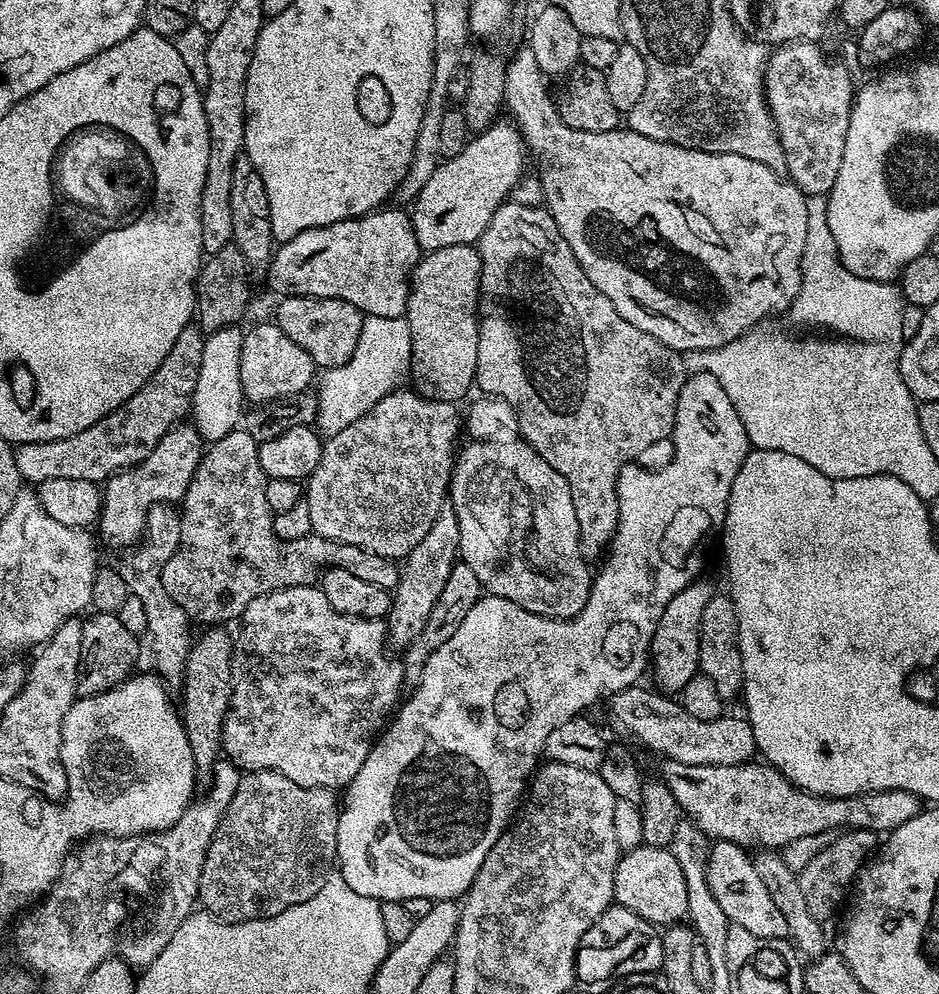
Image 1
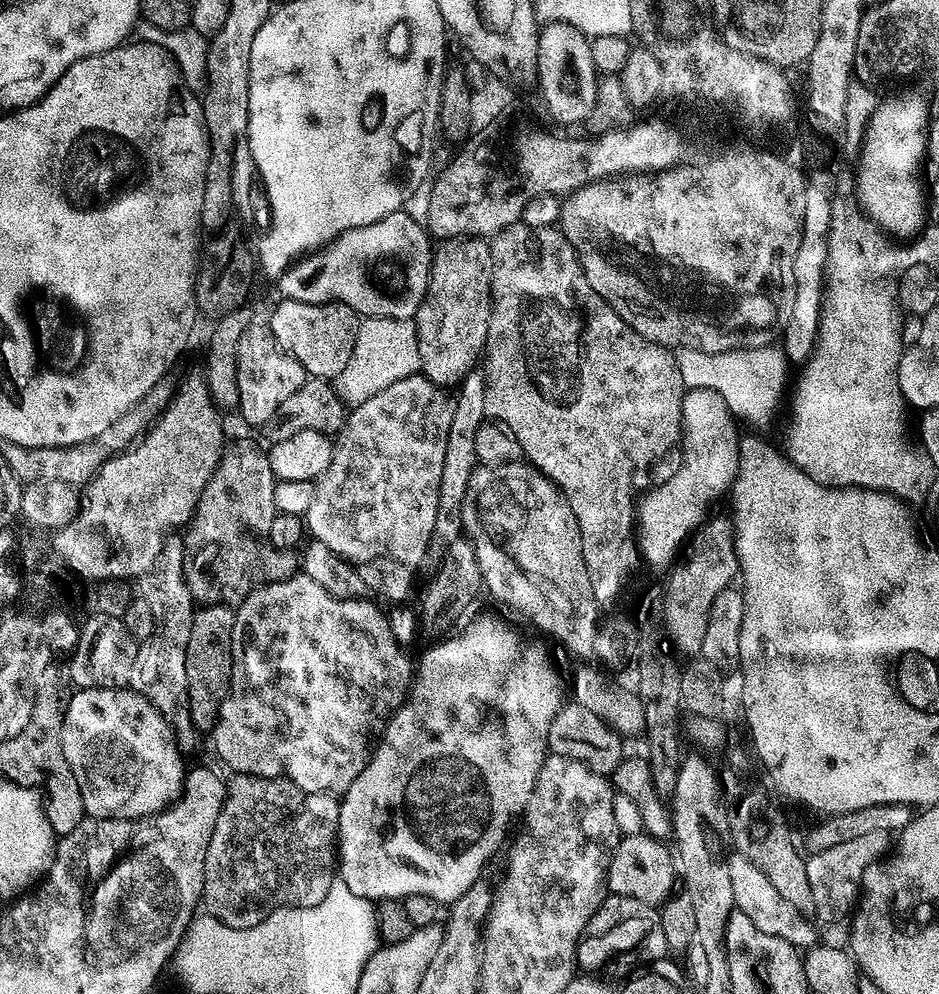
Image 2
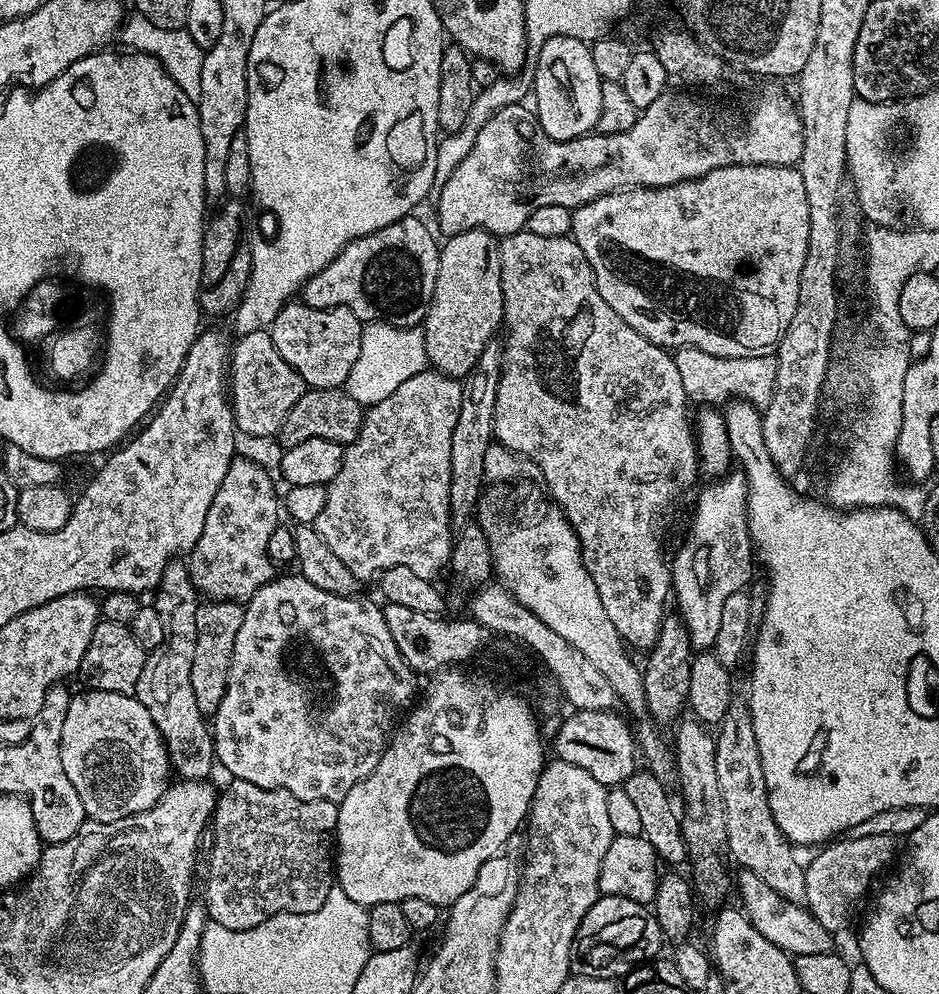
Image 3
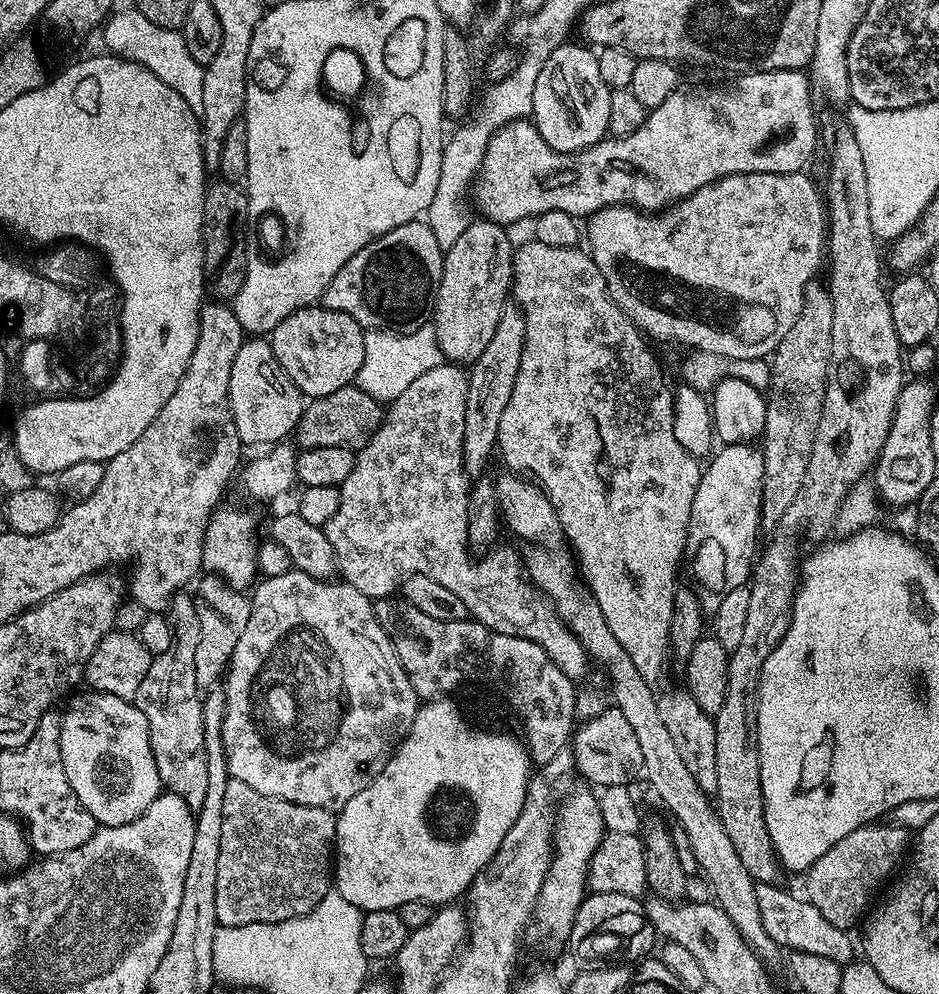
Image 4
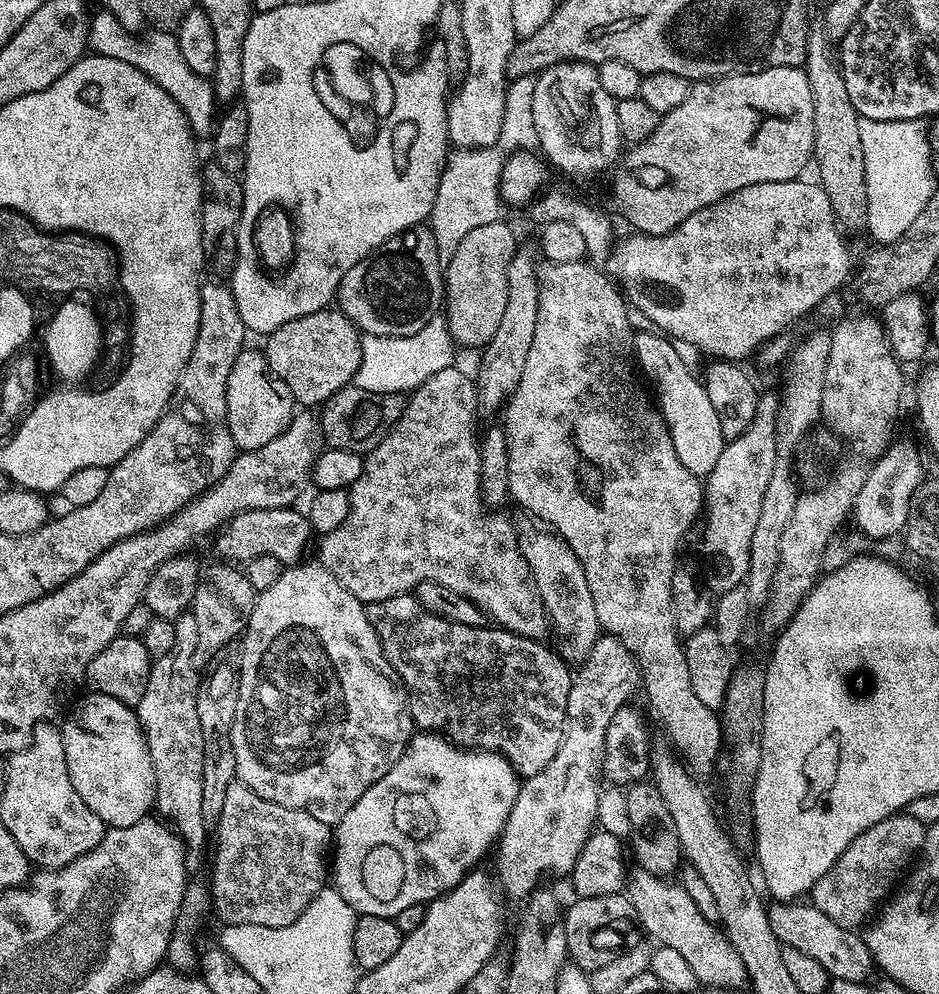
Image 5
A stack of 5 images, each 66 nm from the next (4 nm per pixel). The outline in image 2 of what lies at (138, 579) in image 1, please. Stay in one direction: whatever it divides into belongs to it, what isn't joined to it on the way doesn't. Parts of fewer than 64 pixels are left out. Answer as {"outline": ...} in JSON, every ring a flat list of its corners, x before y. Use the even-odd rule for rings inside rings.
{"outline":[[169,535,160,548,156,561,142,577,144,592,142,598,150,605,150,611,154,613,156,633,140,644,138,654,134,658,134,670,130,670,130,682,128,687,133,692,143,692,156,709,168,720,173,732,176,734,176,742,181,749,188,750,196,744,198,733,192,727,190,710,188,709,188,683,186,682,186,642,190,642,190,626,192,625,192,614,194,601,188,593,184,582,184,541,179,535]]}

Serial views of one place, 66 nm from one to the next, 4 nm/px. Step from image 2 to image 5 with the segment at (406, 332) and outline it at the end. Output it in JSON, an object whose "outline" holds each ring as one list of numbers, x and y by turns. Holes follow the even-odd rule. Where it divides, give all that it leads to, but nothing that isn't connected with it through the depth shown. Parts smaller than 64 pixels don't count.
{"outline":[[436,315,418,330,418,334,409,336,370,336,361,335,362,362,356,371,355,387,371,392,398,392,411,394,430,374,438,374,438,370,453,367,452,360,458,353,448,322,443,315]]}

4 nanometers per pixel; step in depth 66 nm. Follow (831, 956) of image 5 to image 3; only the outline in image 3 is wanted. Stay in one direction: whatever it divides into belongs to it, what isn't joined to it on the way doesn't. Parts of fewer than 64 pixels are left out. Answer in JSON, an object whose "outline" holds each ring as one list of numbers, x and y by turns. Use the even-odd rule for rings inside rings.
{"outline":[[741,871,739,875,741,900,739,903,748,921,756,927,758,934,762,934,762,938,774,942,783,952,793,957,833,951,833,933,827,932,822,922,818,922,818,918,814,918,805,905,790,902,782,898,782,894,774,894,774,890,770,890,770,886,766,886,766,882,758,878,758,874]]}

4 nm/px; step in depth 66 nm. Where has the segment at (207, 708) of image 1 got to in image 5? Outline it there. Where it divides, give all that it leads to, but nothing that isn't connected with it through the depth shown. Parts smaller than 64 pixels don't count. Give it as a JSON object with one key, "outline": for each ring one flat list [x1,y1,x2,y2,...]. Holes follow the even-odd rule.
{"outline":[[220,563,224,564,212,564,201,571,200,580,196,583,196,589,192,595,190,614,194,618,194,622,198,622,198,646,194,659,200,666,208,663,211,665,212,656,219,657,221,655,219,652,232,639,235,641,237,638,243,637,256,601,257,593,250,586,247,575,241,569,239,572,236,569,239,567,233,566,231,563]]}

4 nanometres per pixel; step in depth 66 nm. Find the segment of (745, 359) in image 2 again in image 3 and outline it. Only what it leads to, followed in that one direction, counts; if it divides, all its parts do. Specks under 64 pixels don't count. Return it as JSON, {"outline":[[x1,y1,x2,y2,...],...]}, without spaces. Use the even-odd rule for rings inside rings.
{"outline":[[697,348,675,349,678,375,682,377,682,390,686,390,689,401,716,402,735,398,745,405,753,404,757,410,768,407,776,389,776,361,771,355,757,354,746,358,722,358,714,354,706,354]]}

